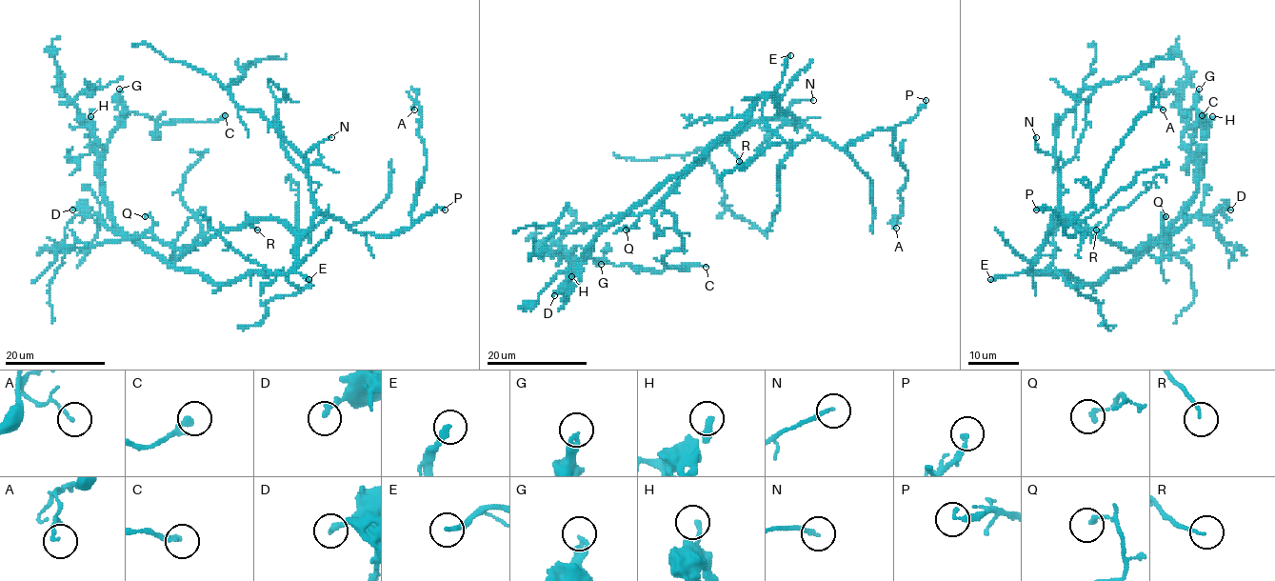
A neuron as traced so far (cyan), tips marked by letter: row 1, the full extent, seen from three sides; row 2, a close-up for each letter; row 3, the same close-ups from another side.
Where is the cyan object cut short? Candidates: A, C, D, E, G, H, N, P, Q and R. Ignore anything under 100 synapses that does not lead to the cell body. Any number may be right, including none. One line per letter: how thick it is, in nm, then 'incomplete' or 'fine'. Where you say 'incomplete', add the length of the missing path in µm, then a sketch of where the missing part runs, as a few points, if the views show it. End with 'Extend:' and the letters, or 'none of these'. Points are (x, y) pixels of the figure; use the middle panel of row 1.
A: 150 nm | fine
C: 240 nm | fine
D: 280 nm | fine
E: 240 nm | incomplete | 200 µm
G: 220 nm | fine
H: 240 nm | fine
N: 160 nm | fine
P: 240 nm | fine
Q: 180 nm | fine
R: 110 nm | fine
Extend: E

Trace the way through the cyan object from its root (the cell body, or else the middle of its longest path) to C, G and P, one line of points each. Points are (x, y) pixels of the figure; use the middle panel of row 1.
C: (748, 113), (697, 161), (666, 178), (608, 225), (583, 260), (587, 255), (653, 272), (671, 265), (706, 267)
G: (748, 113), (697, 161), (666, 178), (595, 237), (583, 260), (587, 255), (591, 259), (607, 261), (601, 264)
P: (748, 113), (760, 98), (774, 96), (815, 133), (846, 147), (876, 130), (908, 122), (926, 100)

